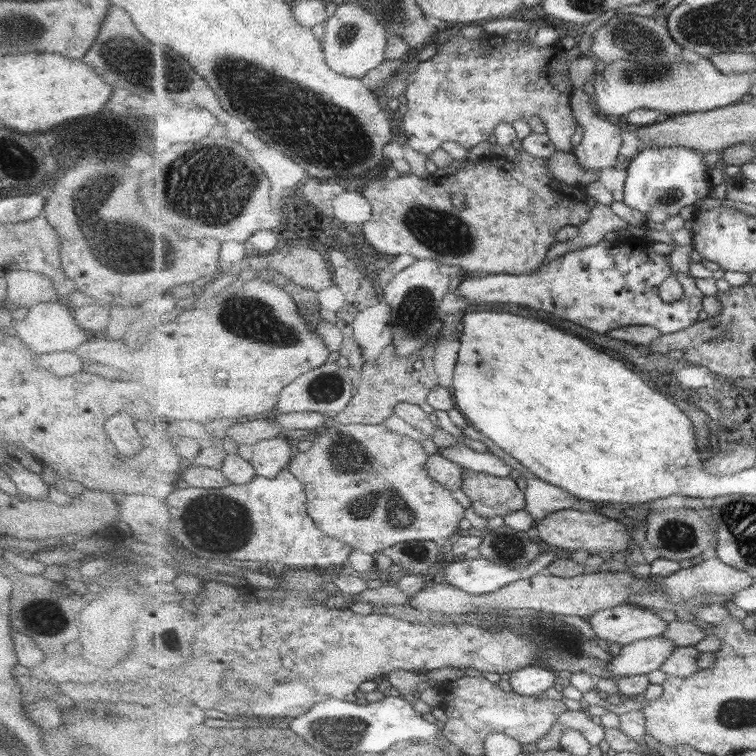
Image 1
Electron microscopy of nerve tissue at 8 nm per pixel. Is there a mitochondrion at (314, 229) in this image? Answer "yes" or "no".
no

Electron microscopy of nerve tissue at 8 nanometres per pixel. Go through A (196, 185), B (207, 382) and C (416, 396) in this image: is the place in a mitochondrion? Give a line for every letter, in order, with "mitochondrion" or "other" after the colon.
A: mitochondrion
B: other
C: other

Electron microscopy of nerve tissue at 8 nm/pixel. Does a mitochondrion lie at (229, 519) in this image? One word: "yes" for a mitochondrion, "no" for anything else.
yes

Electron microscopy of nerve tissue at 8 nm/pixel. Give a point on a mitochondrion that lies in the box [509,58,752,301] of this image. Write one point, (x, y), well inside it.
(635, 75)

